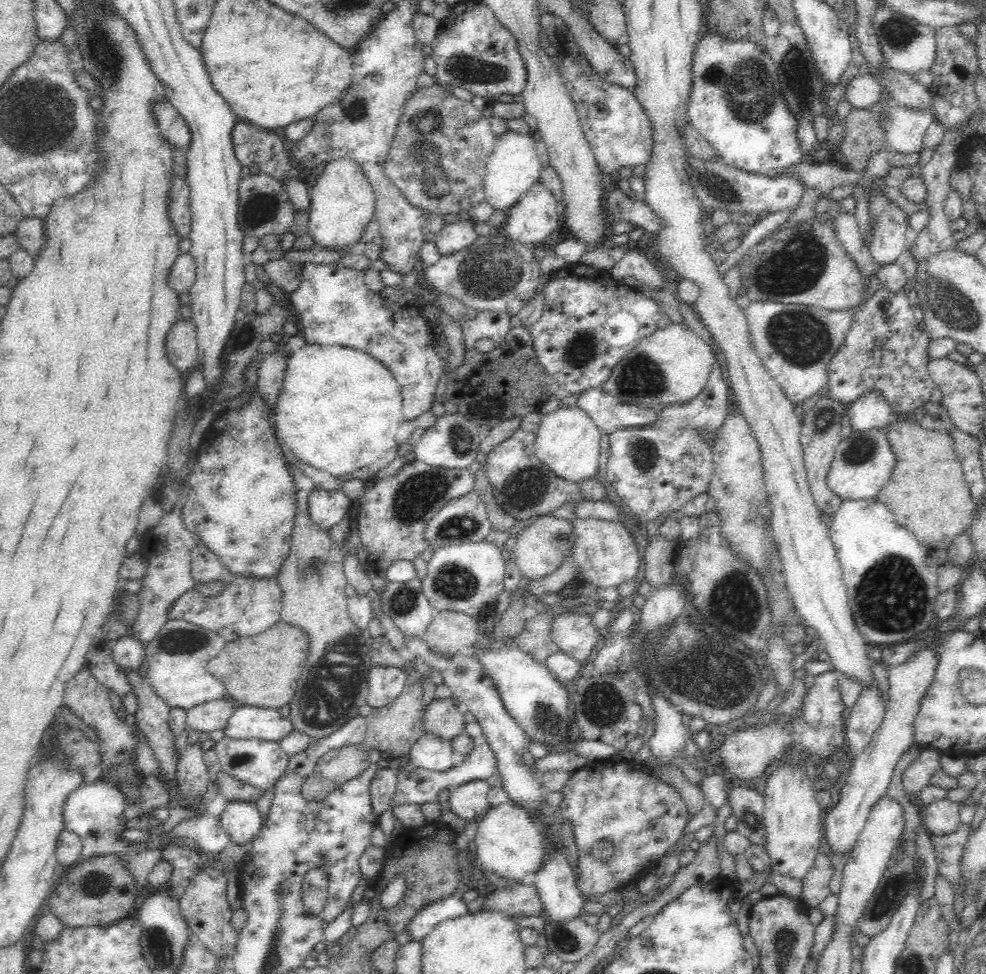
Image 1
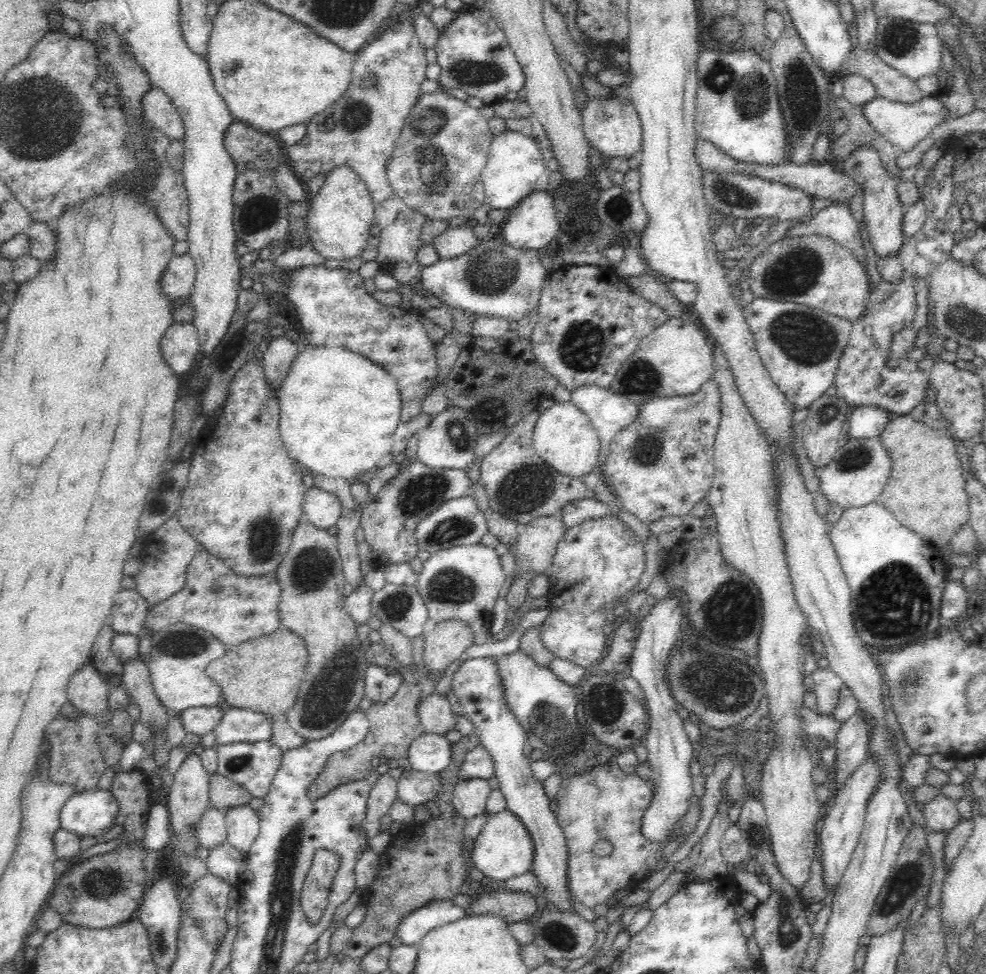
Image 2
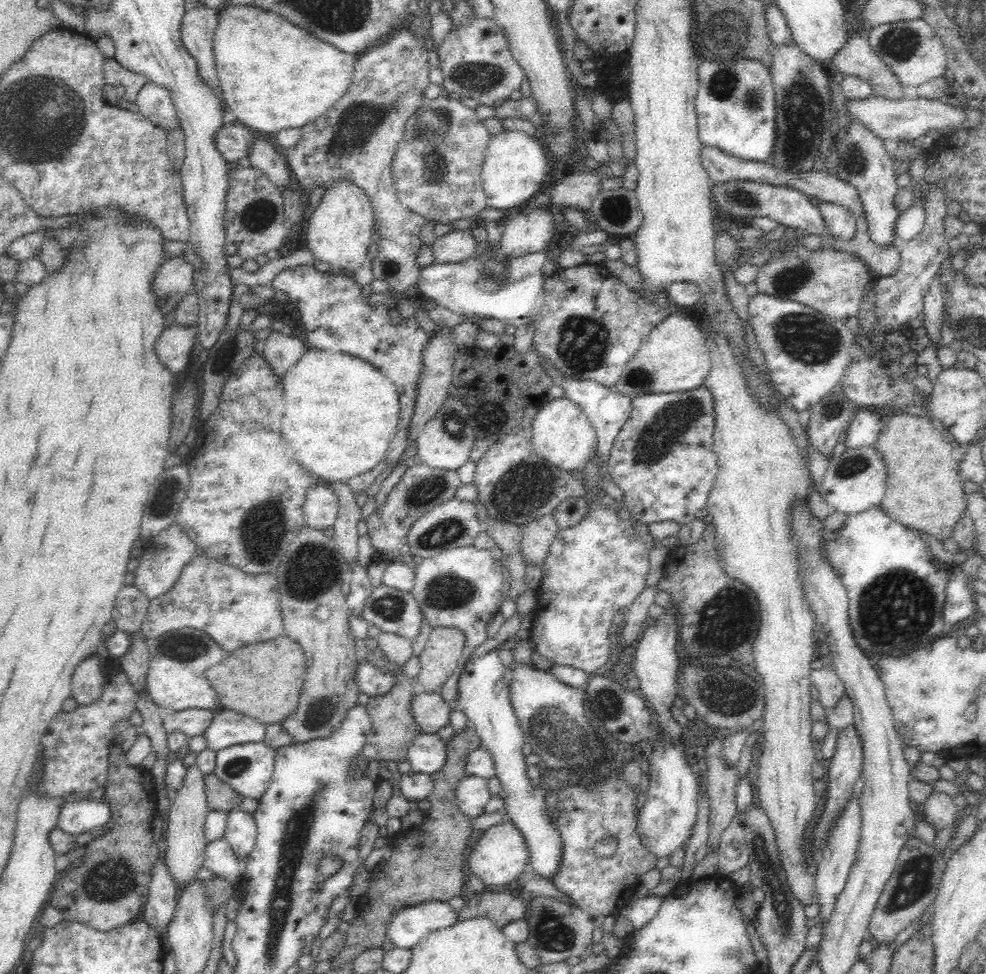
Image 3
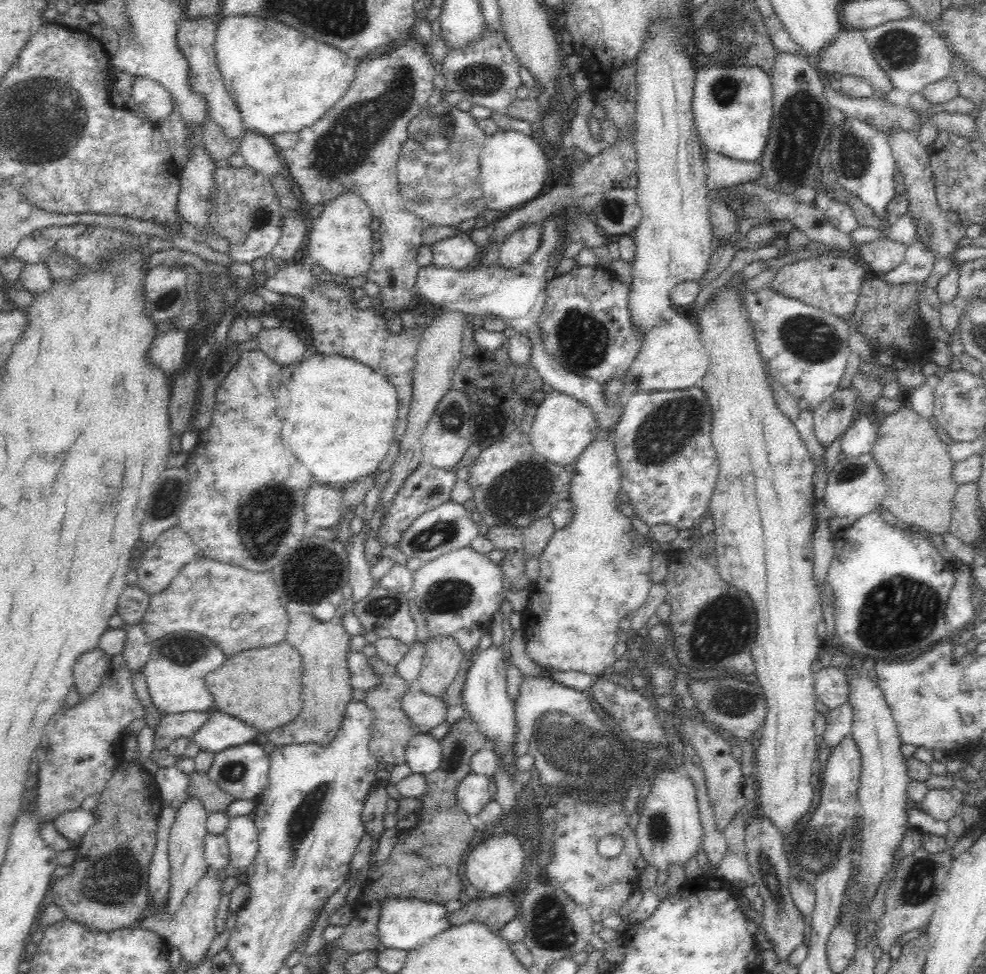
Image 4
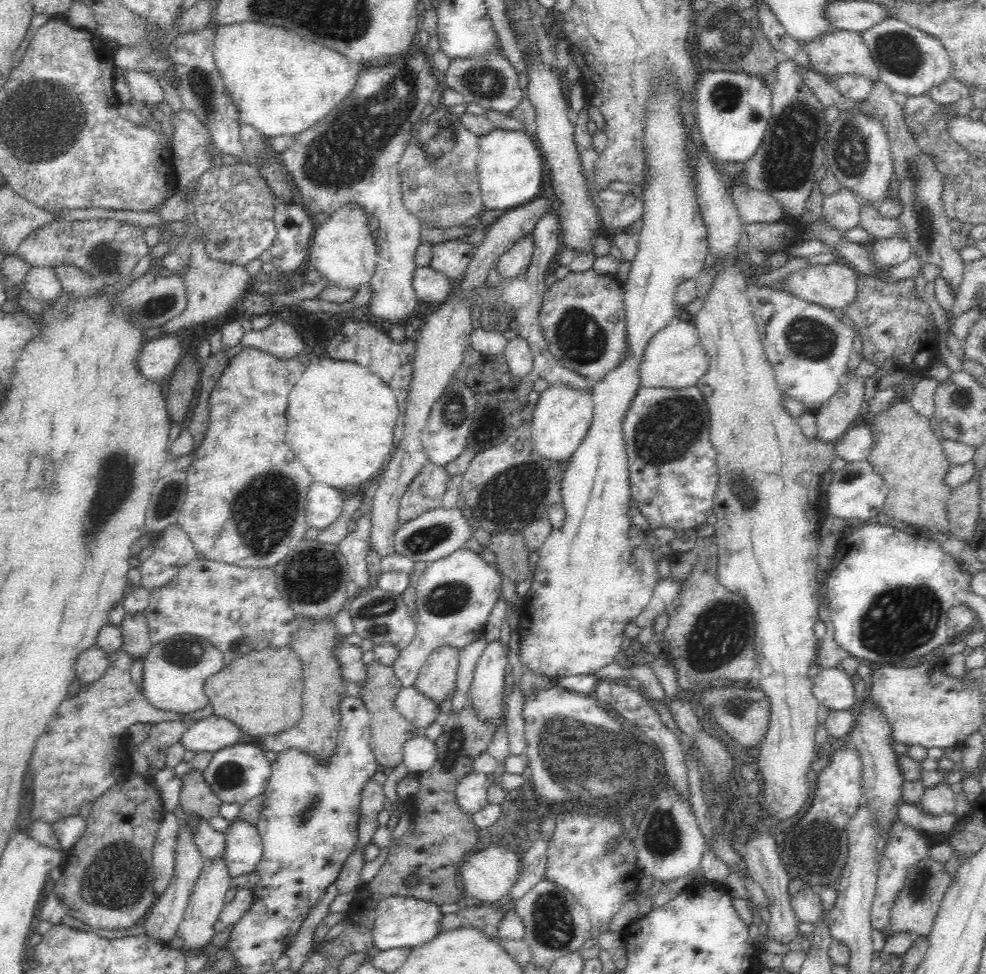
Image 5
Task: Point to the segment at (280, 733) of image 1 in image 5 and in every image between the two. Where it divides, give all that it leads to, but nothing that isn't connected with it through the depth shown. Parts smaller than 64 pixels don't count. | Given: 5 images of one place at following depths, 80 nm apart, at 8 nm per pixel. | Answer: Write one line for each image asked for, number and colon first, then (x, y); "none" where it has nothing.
2: (236, 725)
3: (227, 728)
4: (219, 731)
5: (210, 734)

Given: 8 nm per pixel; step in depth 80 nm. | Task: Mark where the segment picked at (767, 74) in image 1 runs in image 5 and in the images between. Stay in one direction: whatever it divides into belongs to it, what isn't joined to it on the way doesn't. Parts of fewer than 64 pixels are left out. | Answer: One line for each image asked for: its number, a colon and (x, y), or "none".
2: (737, 109)
3: (735, 104)
4: (732, 106)
5: (733, 109)

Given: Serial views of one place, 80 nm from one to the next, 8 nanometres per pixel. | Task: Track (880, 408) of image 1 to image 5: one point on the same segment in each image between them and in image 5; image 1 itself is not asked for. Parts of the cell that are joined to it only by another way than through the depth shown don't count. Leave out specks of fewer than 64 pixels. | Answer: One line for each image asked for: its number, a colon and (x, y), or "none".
2: (865, 422)
3: (863, 431)
4: (859, 439)
5: (855, 445)

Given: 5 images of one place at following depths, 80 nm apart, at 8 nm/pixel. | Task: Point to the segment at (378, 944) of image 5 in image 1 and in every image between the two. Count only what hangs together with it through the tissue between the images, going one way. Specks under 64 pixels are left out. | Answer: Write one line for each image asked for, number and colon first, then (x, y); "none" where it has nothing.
1: (448, 908)
2: (411, 929)
3: (414, 922)
4: (403, 923)

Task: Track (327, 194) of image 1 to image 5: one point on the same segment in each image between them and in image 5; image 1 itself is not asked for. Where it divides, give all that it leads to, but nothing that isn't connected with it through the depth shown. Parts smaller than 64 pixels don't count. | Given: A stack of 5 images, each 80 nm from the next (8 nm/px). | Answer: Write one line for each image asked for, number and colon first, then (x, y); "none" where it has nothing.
2: (338, 222)
3: (339, 232)
4: (340, 240)
5: (342, 249)

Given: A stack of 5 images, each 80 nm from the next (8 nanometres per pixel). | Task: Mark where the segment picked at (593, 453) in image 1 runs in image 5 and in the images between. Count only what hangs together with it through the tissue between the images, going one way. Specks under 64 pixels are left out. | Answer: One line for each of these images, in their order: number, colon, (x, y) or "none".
2: (563, 437)
3: (562, 433)
4: (563, 427)
5: (562, 415)

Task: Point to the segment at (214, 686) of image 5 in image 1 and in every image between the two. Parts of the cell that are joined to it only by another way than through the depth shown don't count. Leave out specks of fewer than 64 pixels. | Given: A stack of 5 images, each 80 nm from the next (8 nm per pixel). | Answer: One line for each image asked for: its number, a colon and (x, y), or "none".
1: (261, 670)
2: (264, 674)
3: (263, 681)
4: (262, 687)

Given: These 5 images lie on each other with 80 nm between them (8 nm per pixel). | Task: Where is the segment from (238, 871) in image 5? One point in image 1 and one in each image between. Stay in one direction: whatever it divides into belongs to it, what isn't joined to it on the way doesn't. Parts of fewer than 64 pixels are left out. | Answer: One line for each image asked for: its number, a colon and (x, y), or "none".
1: (242, 821)
2: (242, 825)
3: (241, 831)
4: (241, 835)

